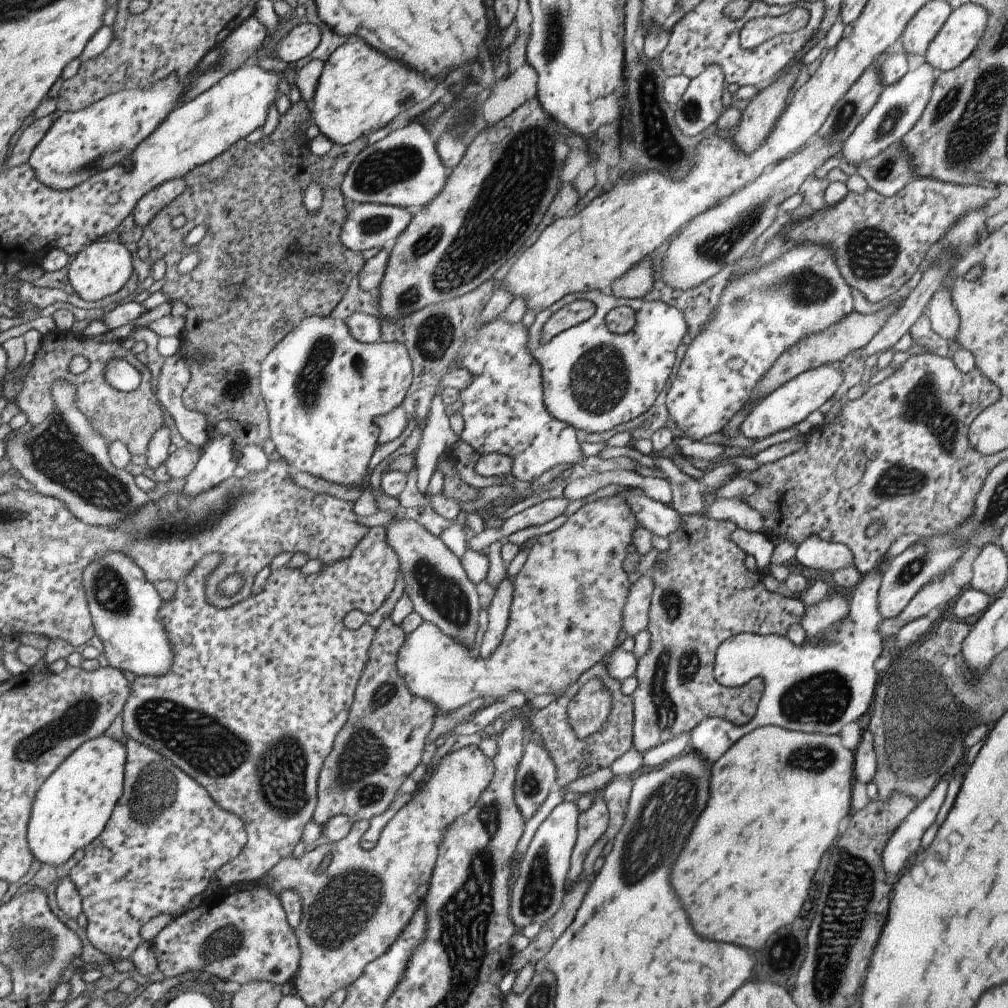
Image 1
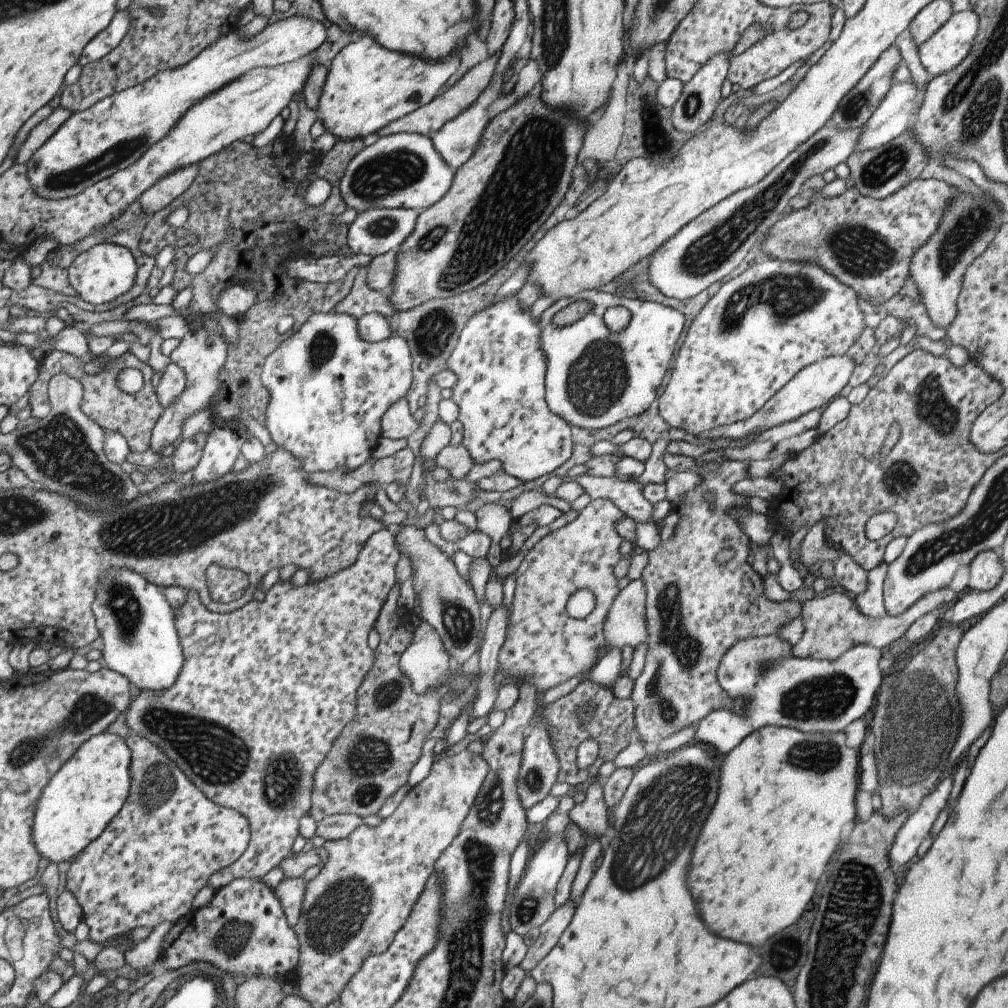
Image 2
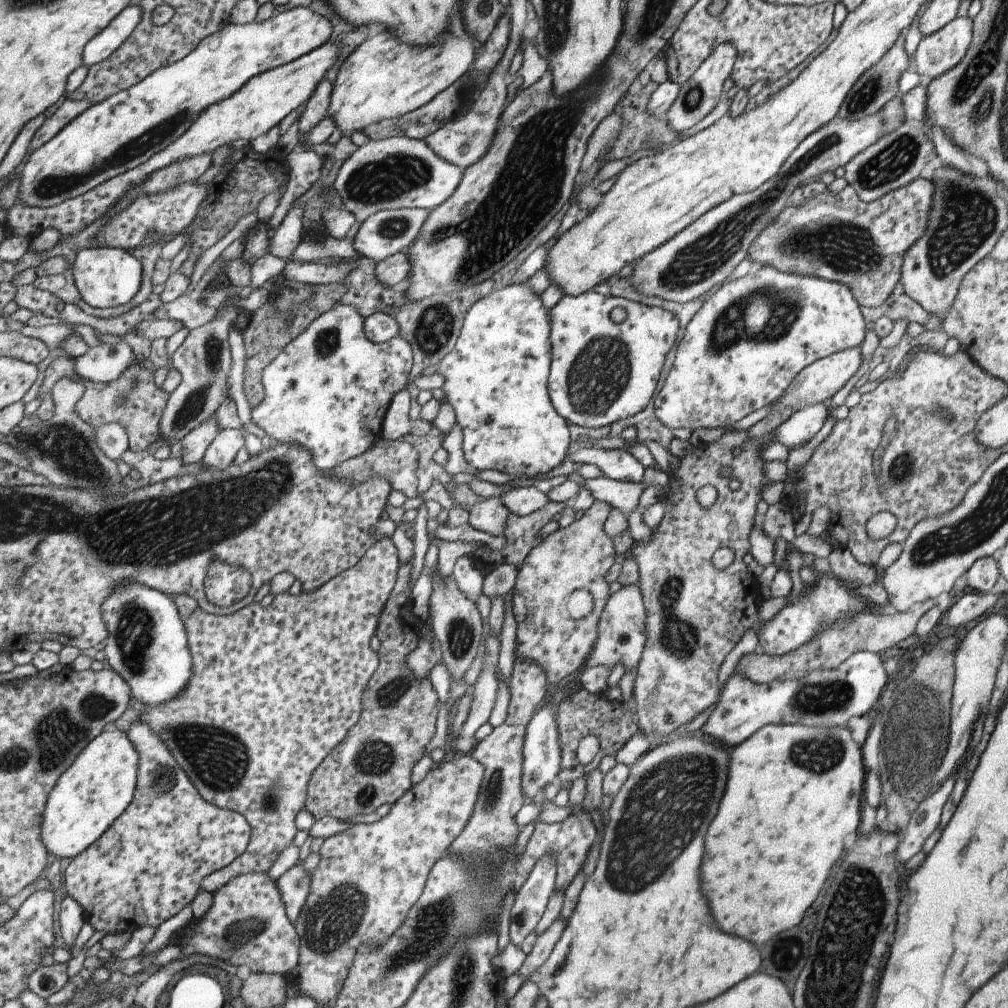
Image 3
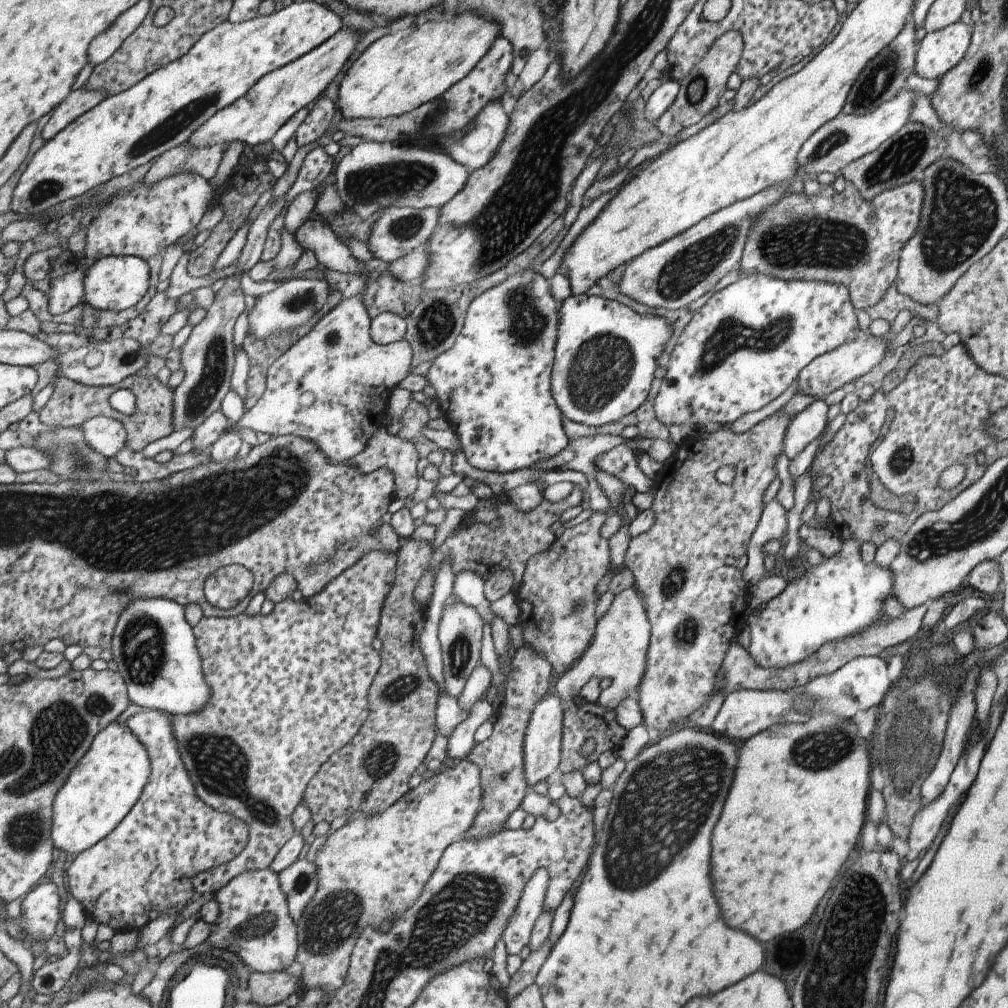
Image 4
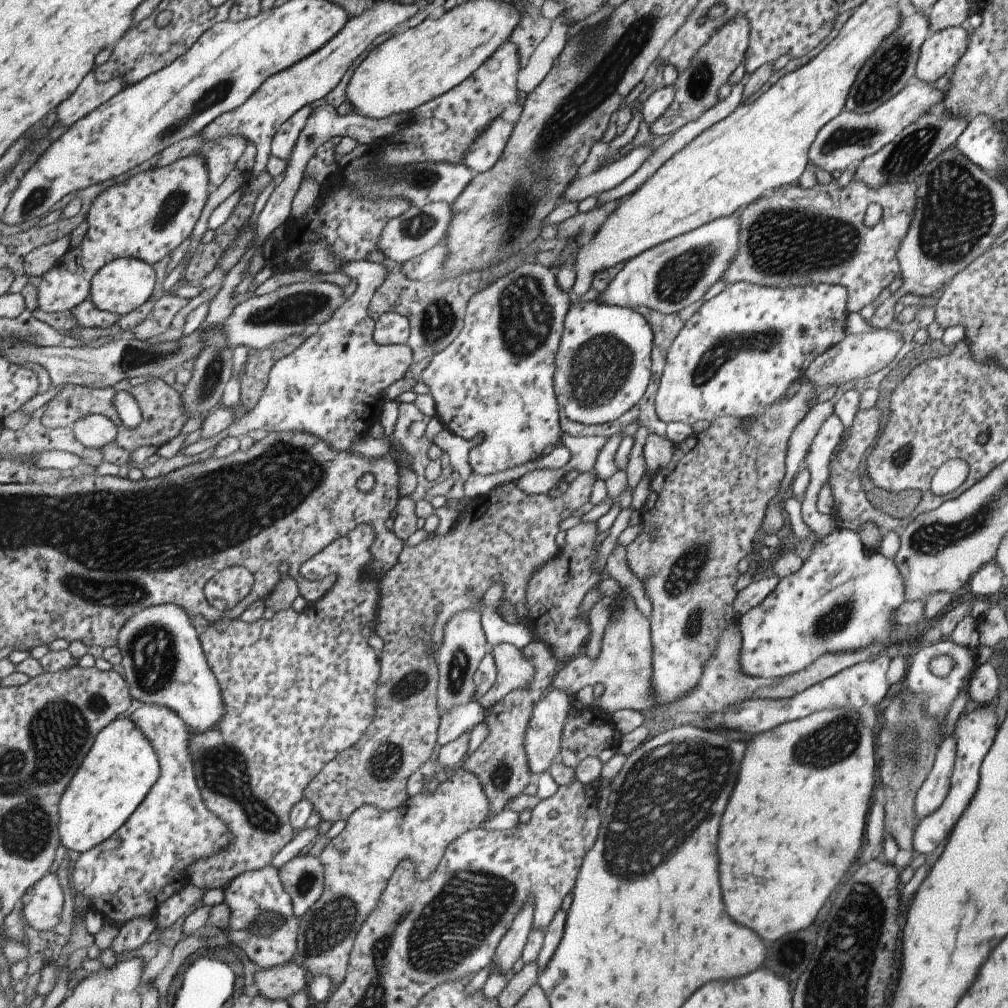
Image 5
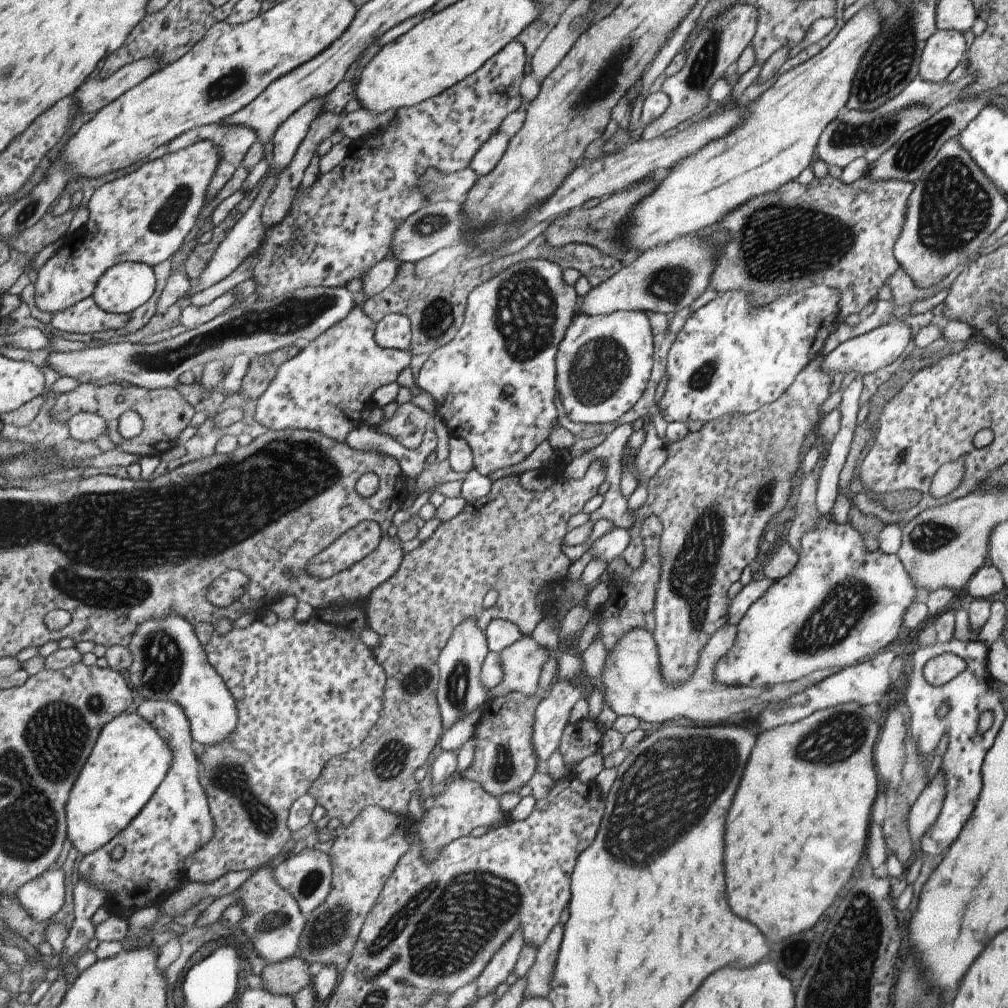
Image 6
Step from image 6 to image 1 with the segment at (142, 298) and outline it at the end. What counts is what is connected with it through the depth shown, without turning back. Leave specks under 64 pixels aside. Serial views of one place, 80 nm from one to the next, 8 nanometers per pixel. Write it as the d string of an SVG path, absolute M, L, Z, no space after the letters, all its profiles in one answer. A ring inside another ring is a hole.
M99 241L85 247L70 263L69 278L77 294L84 300L101 300L119 292L133 274L130 248L120 242Z

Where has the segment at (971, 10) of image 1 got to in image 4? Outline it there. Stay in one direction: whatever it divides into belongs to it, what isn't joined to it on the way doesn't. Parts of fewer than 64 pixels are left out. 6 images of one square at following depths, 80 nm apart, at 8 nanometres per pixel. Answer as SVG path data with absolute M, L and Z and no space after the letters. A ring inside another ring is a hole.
M958 20L920 38L914 56L914 73L938 79L957 64L970 46L972 28Z

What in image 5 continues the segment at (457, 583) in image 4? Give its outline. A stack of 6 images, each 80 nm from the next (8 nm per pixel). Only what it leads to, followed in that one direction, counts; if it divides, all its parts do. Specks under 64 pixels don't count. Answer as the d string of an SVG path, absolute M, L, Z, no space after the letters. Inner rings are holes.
M479 600L475 610L480 612L481 628L489 647L499 643L509 643L515 648L522 649L532 640L532 636L524 624L521 624L521 622L505 623L497 614L495 608L484 606L481 600Z

